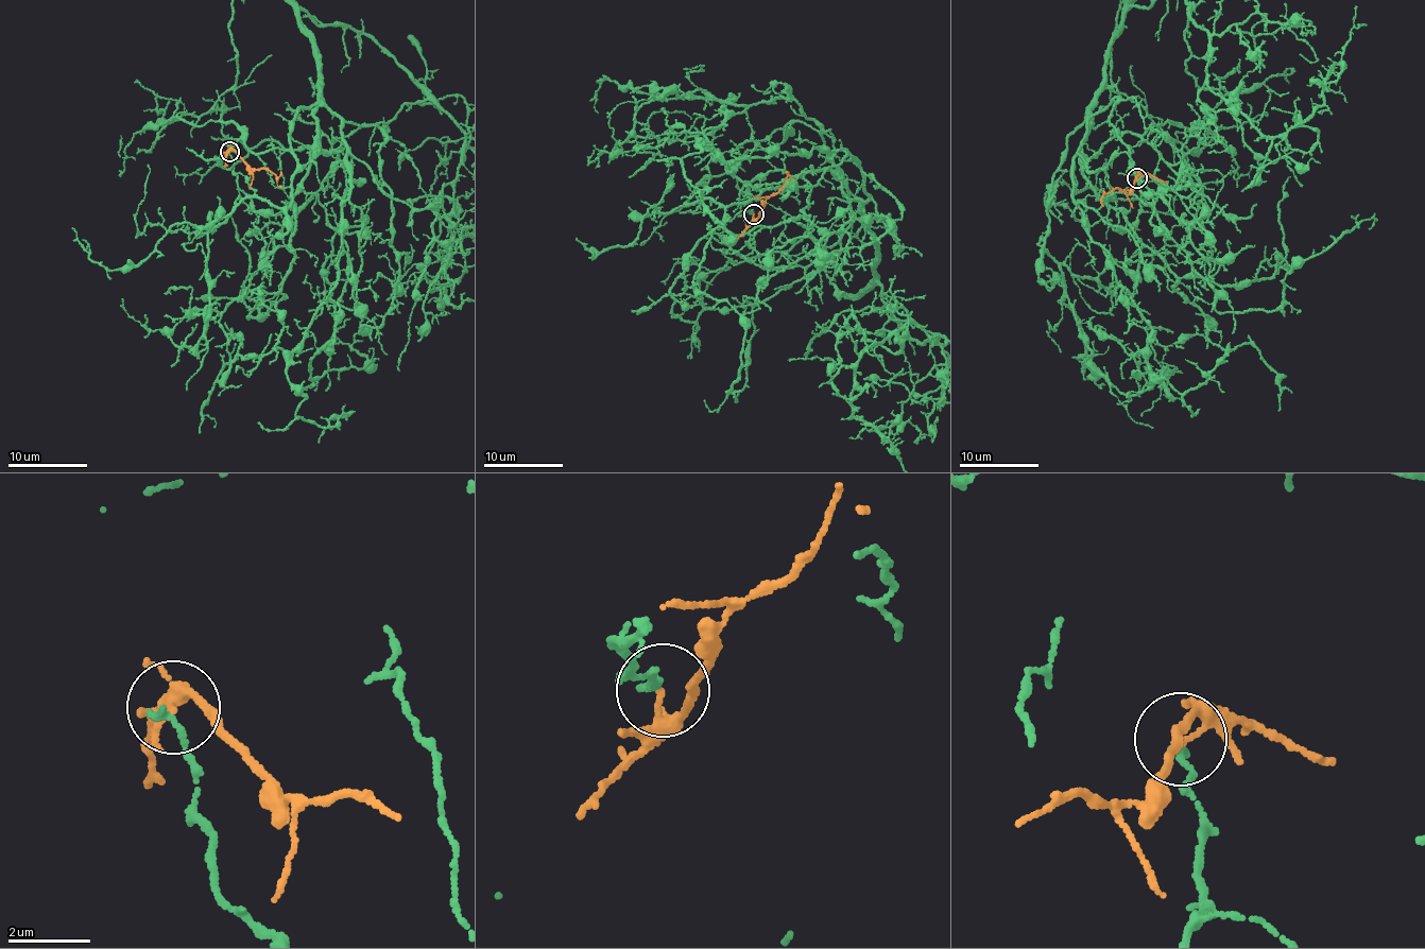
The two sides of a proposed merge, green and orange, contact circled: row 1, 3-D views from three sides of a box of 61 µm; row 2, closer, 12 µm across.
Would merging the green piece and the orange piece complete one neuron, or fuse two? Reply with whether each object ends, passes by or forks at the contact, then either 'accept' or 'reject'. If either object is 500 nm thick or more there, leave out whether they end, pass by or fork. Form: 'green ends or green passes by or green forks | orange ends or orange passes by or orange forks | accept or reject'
green ends | orange passes by | accept

